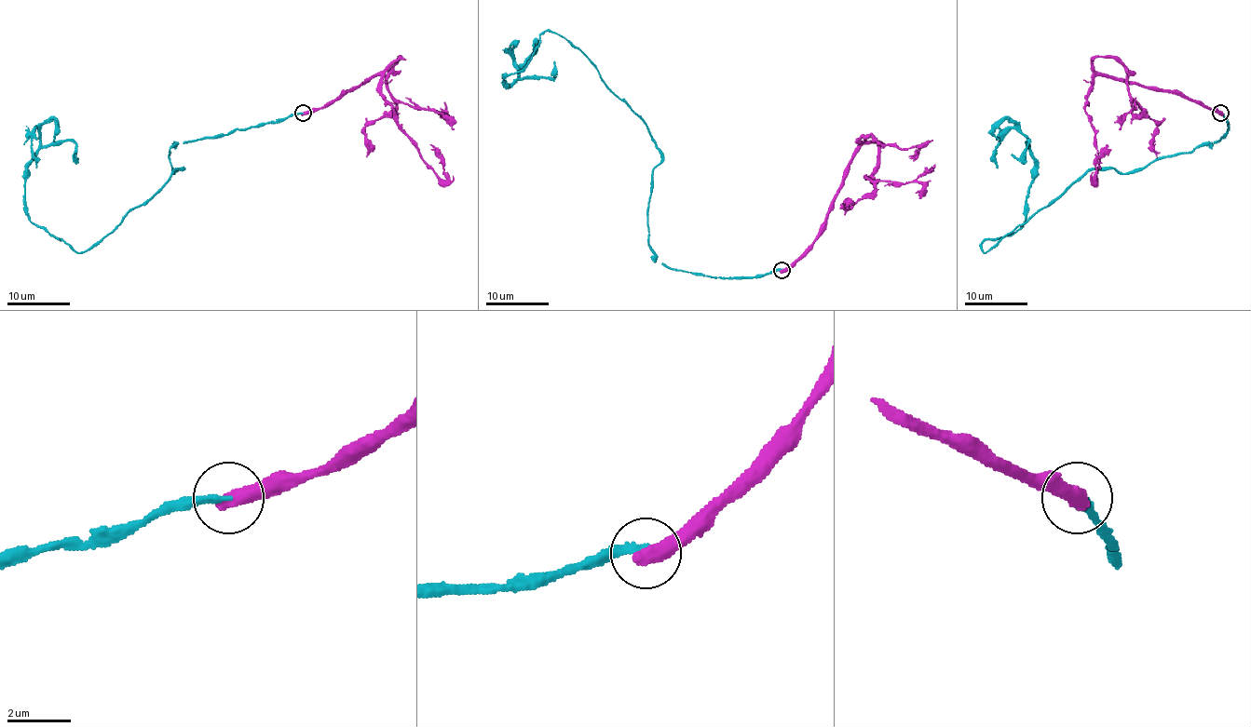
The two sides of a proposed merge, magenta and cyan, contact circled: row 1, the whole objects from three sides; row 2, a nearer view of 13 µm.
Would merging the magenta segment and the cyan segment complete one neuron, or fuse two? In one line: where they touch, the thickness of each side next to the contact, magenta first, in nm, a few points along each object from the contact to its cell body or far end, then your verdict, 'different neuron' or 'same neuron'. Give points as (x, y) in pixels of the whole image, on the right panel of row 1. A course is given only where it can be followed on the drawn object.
at (1220, 113); 550 nm thick on the magenta side, 240 nm on the other; magenta runs (1221, 113), (1183, 94), (1107, 78), (1094, 71), (1097, 56), (1124, 67), (1127, 89), (1155, 127), (1157, 156); cyan runs (1219, 113), (1217, 141), (1091, 168), (983, 252), (1026, 219), (1035, 161), (1014, 128), (997, 168); different neuron

